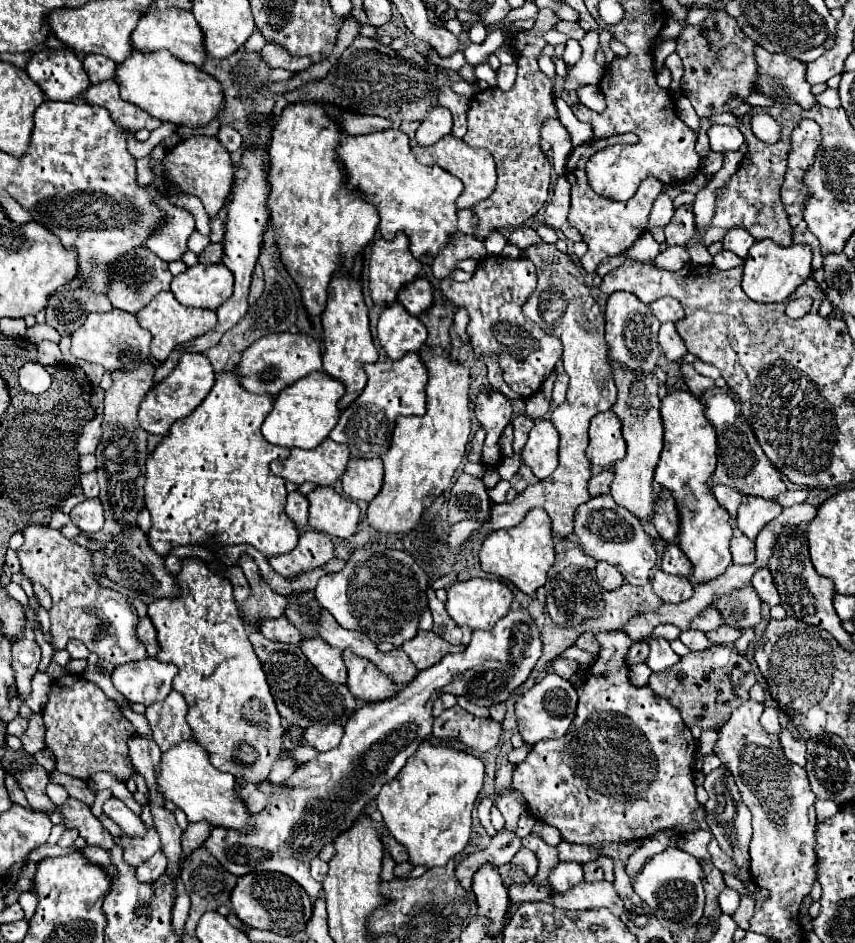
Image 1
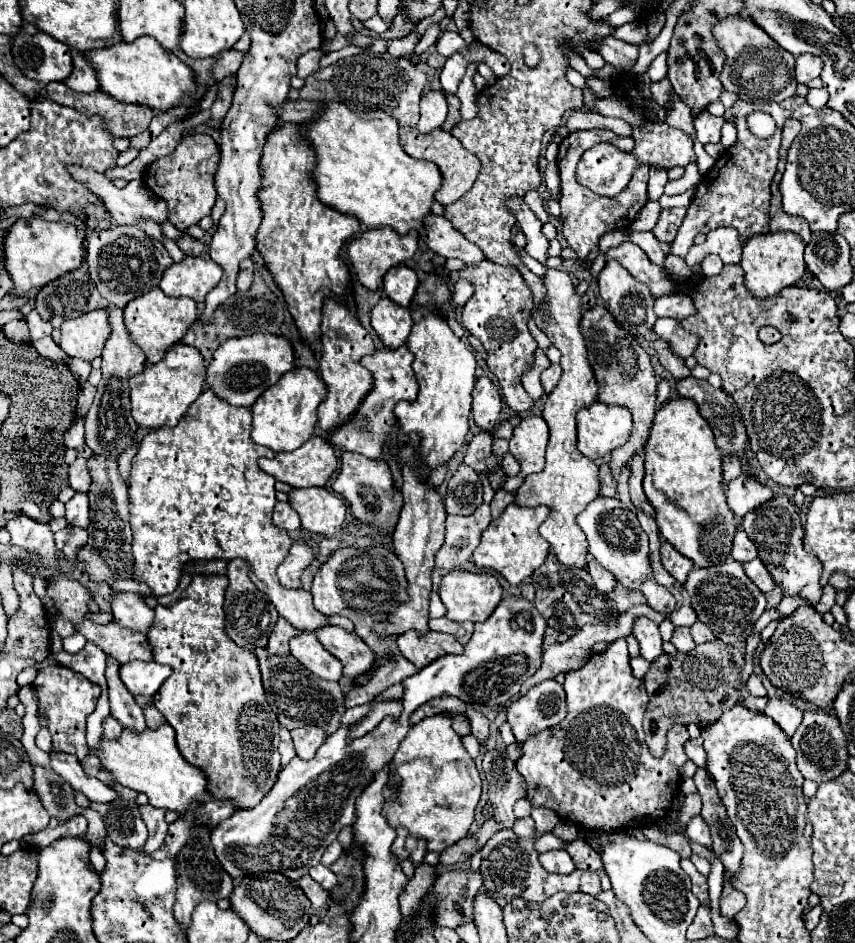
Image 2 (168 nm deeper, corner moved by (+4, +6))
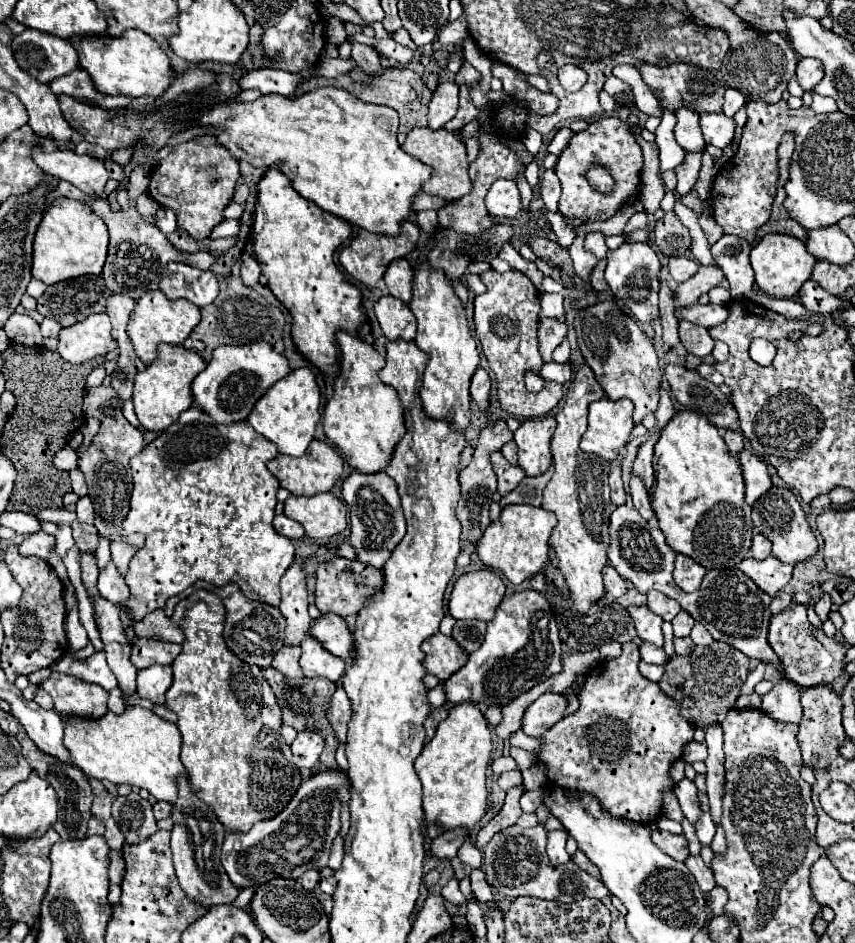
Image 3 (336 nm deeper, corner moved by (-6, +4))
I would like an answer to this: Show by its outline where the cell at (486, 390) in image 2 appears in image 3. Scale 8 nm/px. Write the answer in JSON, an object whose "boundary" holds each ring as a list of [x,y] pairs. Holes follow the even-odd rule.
{"boundary":[[[478,368],[472,374],[472,380],[470,380],[470,398],[480,408],[488,408],[488,394],[490,394],[490,378],[488,378],[488,372],[484,368]]]}

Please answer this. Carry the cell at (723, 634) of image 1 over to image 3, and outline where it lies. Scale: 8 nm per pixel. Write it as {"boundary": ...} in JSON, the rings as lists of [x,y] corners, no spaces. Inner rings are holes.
{"boundary":[[[694,624],[694,628],[692,628],[692,634],[690,634],[690,638],[692,638],[692,642],[694,644],[710,644],[714,638],[710,636],[710,632],[702,626],[702,624]]]}

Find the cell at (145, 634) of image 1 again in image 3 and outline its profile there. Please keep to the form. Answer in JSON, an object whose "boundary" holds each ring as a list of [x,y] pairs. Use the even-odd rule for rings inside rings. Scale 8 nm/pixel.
{"boundary":[[[110,560],[102,570],[100,570],[100,576],[98,576],[98,590],[102,596],[106,596],[110,602],[114,602],[116,606],[122,608],[122,602],[126,600],[126,582],[124,578],[118,574],[118,568],[116,564]]]}

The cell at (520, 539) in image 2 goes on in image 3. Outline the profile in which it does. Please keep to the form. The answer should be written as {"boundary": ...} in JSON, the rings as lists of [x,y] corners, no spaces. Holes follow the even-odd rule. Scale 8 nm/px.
{"boundary":[[[510,504],[502,508],[498,520],[490,522],[484,536],[478,540],[478,556],[480,560],[492,568],[502,572],[512,584],[522,584],[524,580],[538,574],[548,560],[548,538],[556,526],[554,514],[534,508],[528,504]]]}

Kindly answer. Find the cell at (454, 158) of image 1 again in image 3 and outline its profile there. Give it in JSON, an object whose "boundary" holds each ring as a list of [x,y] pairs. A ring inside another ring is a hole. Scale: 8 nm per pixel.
{"boundary":[[[414,128],[406,134],[406,140],[402,142],[402,150],[432,168],[434,178],[430,178],[422,186],[422,192],[432,194],[432,196],[440,196],[440,198],[446,198],[446,200],[458,200],[458,198],[462,198],[464,194],[470,192],[466,148],[454,132],[448,132],[446,128],[438,128],[438,130]]]}

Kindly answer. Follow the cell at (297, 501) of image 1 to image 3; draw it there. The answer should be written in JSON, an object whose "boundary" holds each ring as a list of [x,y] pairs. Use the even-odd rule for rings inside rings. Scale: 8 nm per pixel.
{"boundary":[[[280,514],[280,516],[276,516],[276,518],[274,518],[274,530],[276,530],[278,534],[282,534],[282,536],[290,538],[290,540],[296,540],[296,538],[302,538],[302,536],[304,536],[302,526],[300,526],[298,522],[294,522],[294,520],[286,518],[284,514]]]}

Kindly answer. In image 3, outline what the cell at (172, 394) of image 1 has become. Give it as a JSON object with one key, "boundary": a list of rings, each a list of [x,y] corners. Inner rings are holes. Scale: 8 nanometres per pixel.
{"boundary":[[[160,344],[156,360],[134,378],[134,412],[140,420],[140,426],[144,430],[162,432],[170,424],[174,424],[178,420],[178,414],[192,406],[190,384],[196,374],[204,370],[204,366],[204,360],[198,358],[198,354],[194,354],[192,350],[186,350],[184,346]]]}

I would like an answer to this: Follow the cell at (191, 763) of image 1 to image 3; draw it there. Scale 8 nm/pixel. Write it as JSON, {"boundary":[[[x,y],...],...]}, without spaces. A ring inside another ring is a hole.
{"boundary":[[[126,706],[126,710],[118,716],[112,712],[106,712],[102,718],[80,718],[80,716],[66,716],[64,722],[64,748],[70,754],[70,762],[80,768],[86,776],[96,780],[106,780],[112,784],[130,784],[136,788],[146,788],[156,800],[174,802],[176,796],[176,776],[186,774],[186,768],[180,762],[180,730],[176,724],[162,720],[152,710],[146,710],[142,706]]]}

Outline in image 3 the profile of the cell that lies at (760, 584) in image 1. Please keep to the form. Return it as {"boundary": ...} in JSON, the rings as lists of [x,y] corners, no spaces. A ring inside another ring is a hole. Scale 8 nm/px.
{"boundary":[[[768,556],[766,560],[756,560],[756,558],[744,558],[736,570],[744,572],[748,578],[756,582],[756,586],[766,592],[768,596],[774,596],[778,590],[782,590],[788,580],[792,578],[792,564],[780,562],[774,556]]]}

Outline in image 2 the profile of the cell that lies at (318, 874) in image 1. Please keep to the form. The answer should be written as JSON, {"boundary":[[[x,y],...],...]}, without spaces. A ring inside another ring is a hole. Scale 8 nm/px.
{"boundary":[[[316,864],[316,866],[312,866],[312,868],[308,870],[308,874],[310,874],[316,882],[320,882],[320,886],[326,888],[326,890],[332,890],[332,886],[338,882],[336,874],[334,874],[328,866],[324,866],[324,864]]]}

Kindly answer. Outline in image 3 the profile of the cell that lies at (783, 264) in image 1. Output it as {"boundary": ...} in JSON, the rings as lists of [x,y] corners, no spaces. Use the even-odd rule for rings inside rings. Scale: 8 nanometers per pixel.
{"boundary":[[[766,234],[750,252],[750,262],[756,272],[758,288],[772,298],[792,298],[800,286],[810,278],[816,258],[806,250],[804,242],[788,234]]]}

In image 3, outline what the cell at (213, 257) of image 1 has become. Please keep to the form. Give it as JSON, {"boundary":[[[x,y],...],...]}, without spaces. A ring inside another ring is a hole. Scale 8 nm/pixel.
{"boundary":[[[176,228],[172,234],[168,234],[166,236],[168,238],[168,242],[174,246],[174,248],[178,248],[178,250],[182,250],[182,252],[198,252],[200,250],[200,244],[196,242],[196,240],[192,240],[182,228]]]}

